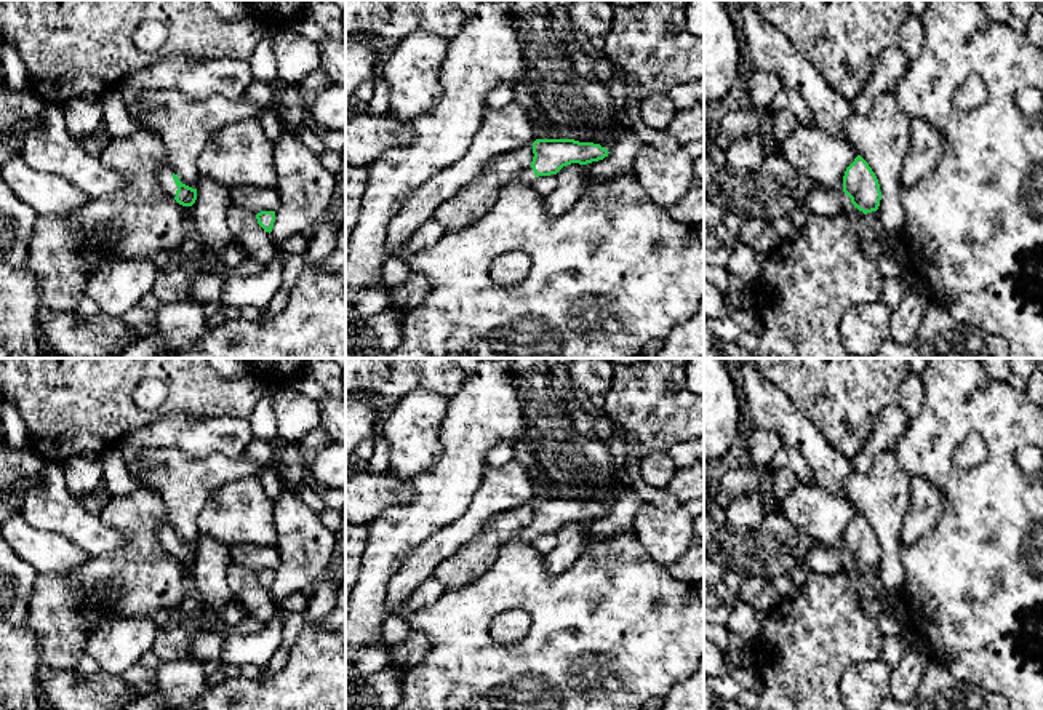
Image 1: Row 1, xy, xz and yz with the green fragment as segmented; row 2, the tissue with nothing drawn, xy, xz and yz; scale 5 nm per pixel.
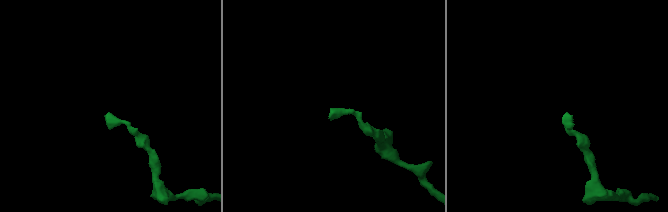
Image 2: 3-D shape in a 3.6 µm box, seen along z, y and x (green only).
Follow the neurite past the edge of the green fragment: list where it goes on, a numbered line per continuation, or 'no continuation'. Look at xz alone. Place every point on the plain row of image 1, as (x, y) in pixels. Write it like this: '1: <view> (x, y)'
1: xz (528, 534)

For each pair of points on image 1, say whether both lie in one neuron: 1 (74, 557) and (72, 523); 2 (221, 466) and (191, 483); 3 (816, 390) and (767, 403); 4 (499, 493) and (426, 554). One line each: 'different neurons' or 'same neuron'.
1: different neurons
2: same neuron
3: different neurons
4: same neuron

